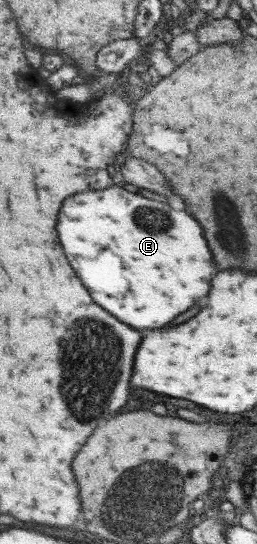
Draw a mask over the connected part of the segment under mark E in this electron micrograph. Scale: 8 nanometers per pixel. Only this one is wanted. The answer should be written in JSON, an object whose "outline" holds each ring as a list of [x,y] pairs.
{"outline":[[[115,184],[101,192],[83,192],[73,196],[73,200],[65,200],[57,230],[65,254],[73,268],[77,268],[81,280],[85,280],[89,292],[93,292],[93,298],[113,316],[137,330],[153,330],[173,322],[211,292],[217,264],[209,242],[205,240],[203,226],[193,218],[193,212],[185,212],[185,208],[171,208],[169,204],[143,198],[125,190],[121,184]]]}

